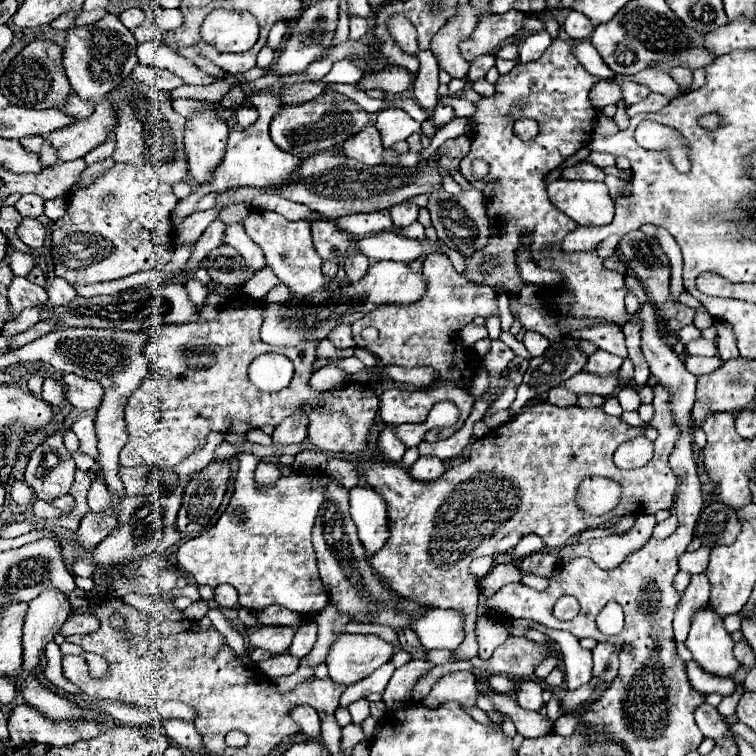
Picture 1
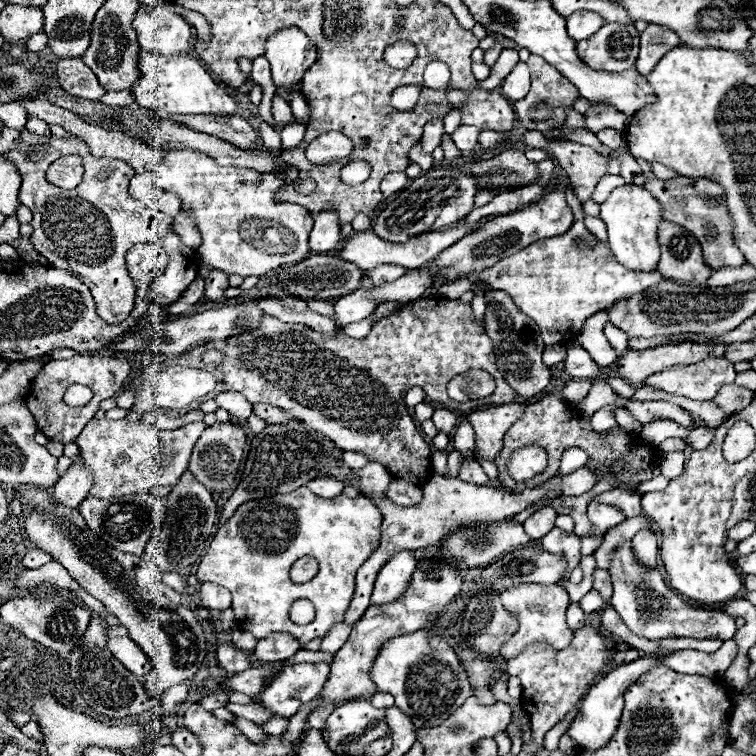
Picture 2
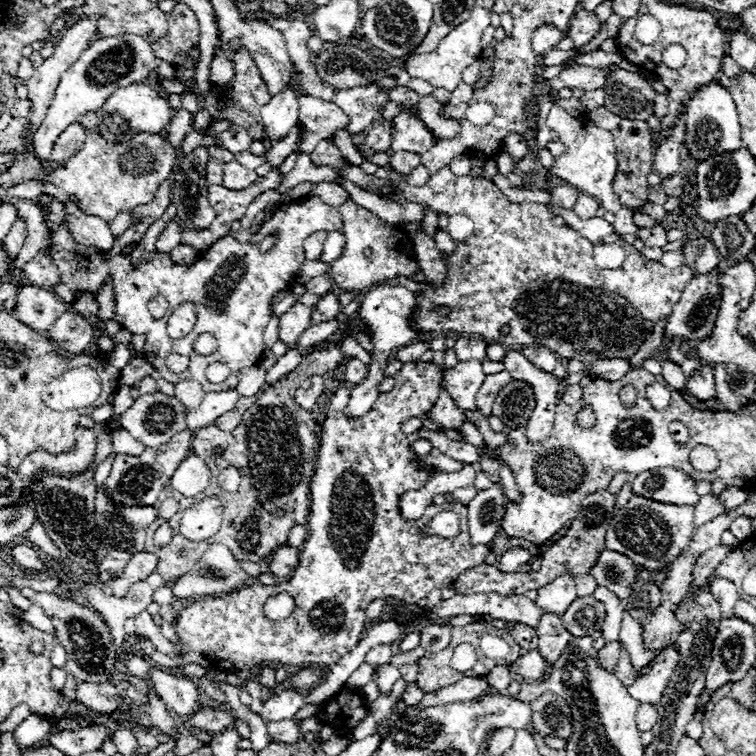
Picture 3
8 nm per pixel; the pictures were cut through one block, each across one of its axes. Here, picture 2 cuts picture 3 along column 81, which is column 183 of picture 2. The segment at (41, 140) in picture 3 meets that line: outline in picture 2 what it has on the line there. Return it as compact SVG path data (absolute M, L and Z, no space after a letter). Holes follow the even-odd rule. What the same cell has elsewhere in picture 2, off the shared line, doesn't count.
M140 50L140 80L134 84L132 94L136 104L166 114L210 114L210 116L234 116L236 102L220 88L212 76L192 54L180 54L164 58L148 50Z

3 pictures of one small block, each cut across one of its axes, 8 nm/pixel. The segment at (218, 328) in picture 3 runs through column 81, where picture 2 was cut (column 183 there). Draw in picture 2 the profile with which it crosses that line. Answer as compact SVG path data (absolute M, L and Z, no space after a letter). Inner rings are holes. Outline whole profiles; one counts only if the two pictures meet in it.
M22 130L22 146L6 152L4 156L10 158L24 174L20 202L28 206L34 214L34 220L32 220L34 232L30 236L34 248L48 258L50 266L72 272L78 280L88 284L94 296L98 314L108 324L118 324L126 320L134 308L136 284L124 264L124 254L130 246L162 244L162 248L168 252L168 266L158 278L154 278L154 298L162 304L176 302L178 296L198 278L198 268L200 268L198 252L180 242L180 238L172 232L172 218L160 210L160 198L168 191L160 186L156 168L151 171L153 173L151 197L136 199L128 194L130 180L135 175L134 168L130 168L122 160L94 158L88 152L88 146L72 134L68 138L52 136L46 142L46 136L36 136L36 134L30 134L28 130ZM30 146L44 146L46 154L40 160L30 162L26 158L26 152L30 150ZM68 154L80 156L86 172L84 172L84 180L74 190L60 190L58 186L48 184L44 174L50 162ZM104 170L110 170L110 174L106 180L100 180L98 176Z

